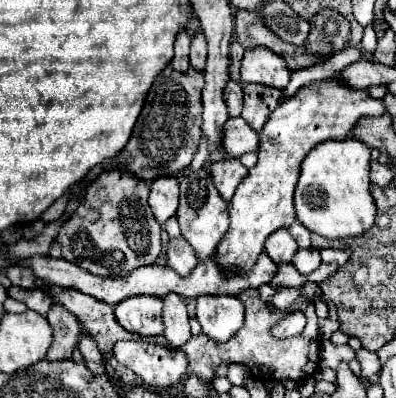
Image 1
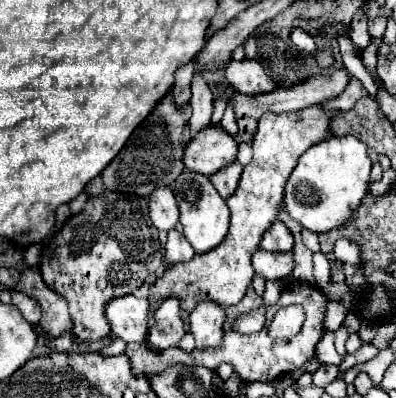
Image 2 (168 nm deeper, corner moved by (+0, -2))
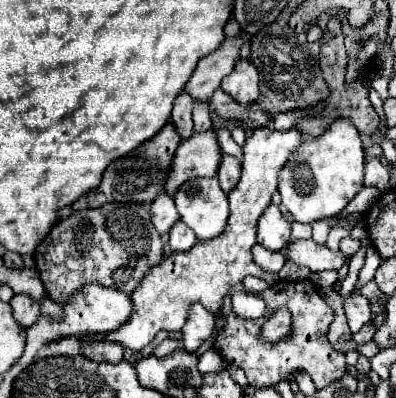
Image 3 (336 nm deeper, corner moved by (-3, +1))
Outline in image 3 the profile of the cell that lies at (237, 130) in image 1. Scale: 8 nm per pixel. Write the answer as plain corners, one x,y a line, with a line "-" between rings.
212,130
194,132
188,140
180,142
176,156
172,158
172,172
168,174
168,184
164,190
174,196
174,192
190,178
216,176
220,158
222,154
216,142
216,134

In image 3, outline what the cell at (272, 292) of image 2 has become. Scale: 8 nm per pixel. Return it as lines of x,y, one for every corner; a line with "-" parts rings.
248,276
244,279
245,289
253,294
260,294
262,290
269,287
268,283
260,278

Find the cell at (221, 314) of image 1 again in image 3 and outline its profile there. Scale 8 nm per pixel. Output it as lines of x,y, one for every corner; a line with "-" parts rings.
192,304
192,308
188,310
186,324
182,328
184,350
194,354
212,336
212,330
214,330
214,316
202,304

